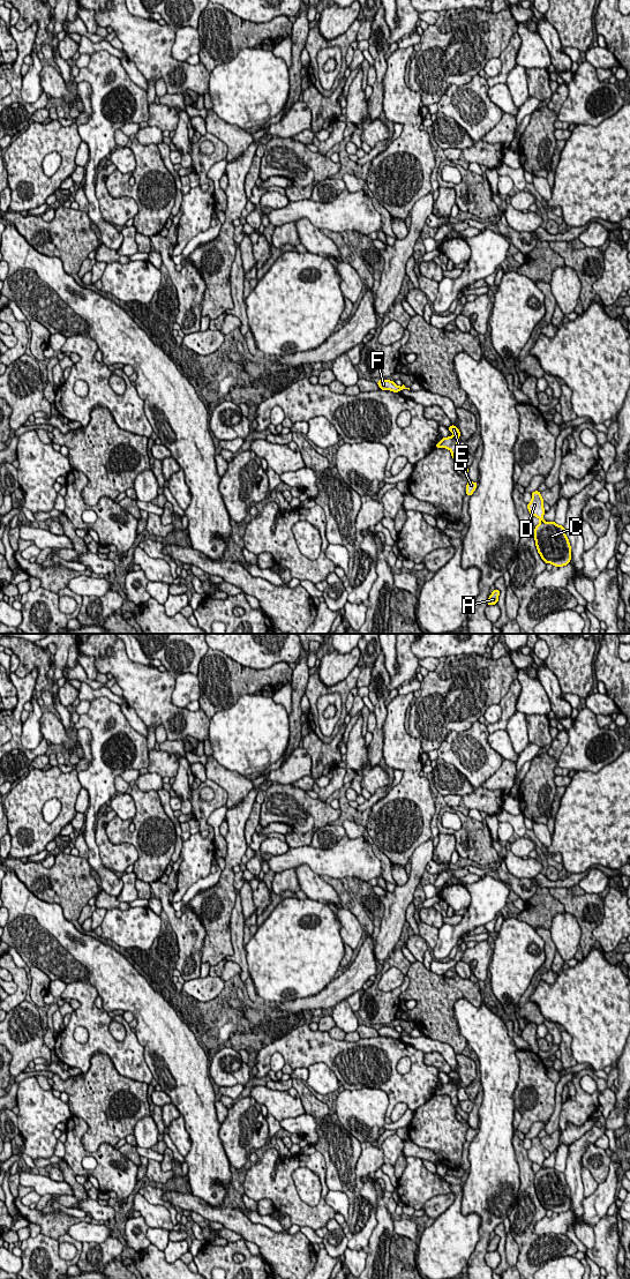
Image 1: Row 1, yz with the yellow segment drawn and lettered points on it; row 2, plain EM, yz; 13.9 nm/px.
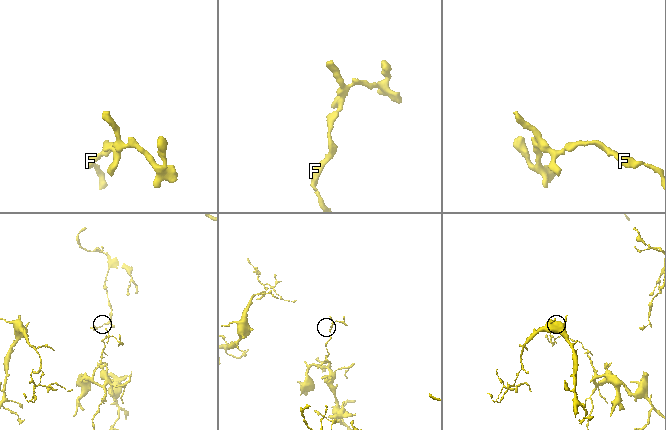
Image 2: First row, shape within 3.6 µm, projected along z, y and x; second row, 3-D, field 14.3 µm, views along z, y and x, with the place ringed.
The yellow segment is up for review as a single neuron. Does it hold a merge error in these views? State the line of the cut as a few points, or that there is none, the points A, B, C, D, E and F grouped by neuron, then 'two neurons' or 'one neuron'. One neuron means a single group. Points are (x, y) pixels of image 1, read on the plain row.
cut yz (457, 1102), (455, 1107); groups A B C D / E F; two neurons

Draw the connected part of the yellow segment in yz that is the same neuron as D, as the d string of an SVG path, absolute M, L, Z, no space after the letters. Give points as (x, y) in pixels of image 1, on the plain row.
M539 1137L531 1139L532 1146L527 1150L528 1159L540 1166L540 1169L534 1175L534 1187L538 1199L541 1205L547 1210L555 1213L563 1213L570 1210L571 1192L565 1175L555 1168L545 1168L543 1145Z

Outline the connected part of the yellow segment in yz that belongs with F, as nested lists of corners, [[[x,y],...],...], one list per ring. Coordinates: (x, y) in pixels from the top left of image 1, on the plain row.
[[[387,1025],[377,1027],[377,1032],[382,1037],[390,1037],[390,1038],[393,1038],[393,1039],[399,1039],[403,1035],[408,1035],[410,1037],[410,1034],[406,1034],[404,1031],[402,1033],[398,1033],[395,1030],[393,1026],[389,1027]]]

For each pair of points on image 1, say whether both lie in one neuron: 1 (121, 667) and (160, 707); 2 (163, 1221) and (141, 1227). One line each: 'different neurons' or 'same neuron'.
1: same neuron
2: different neurons

